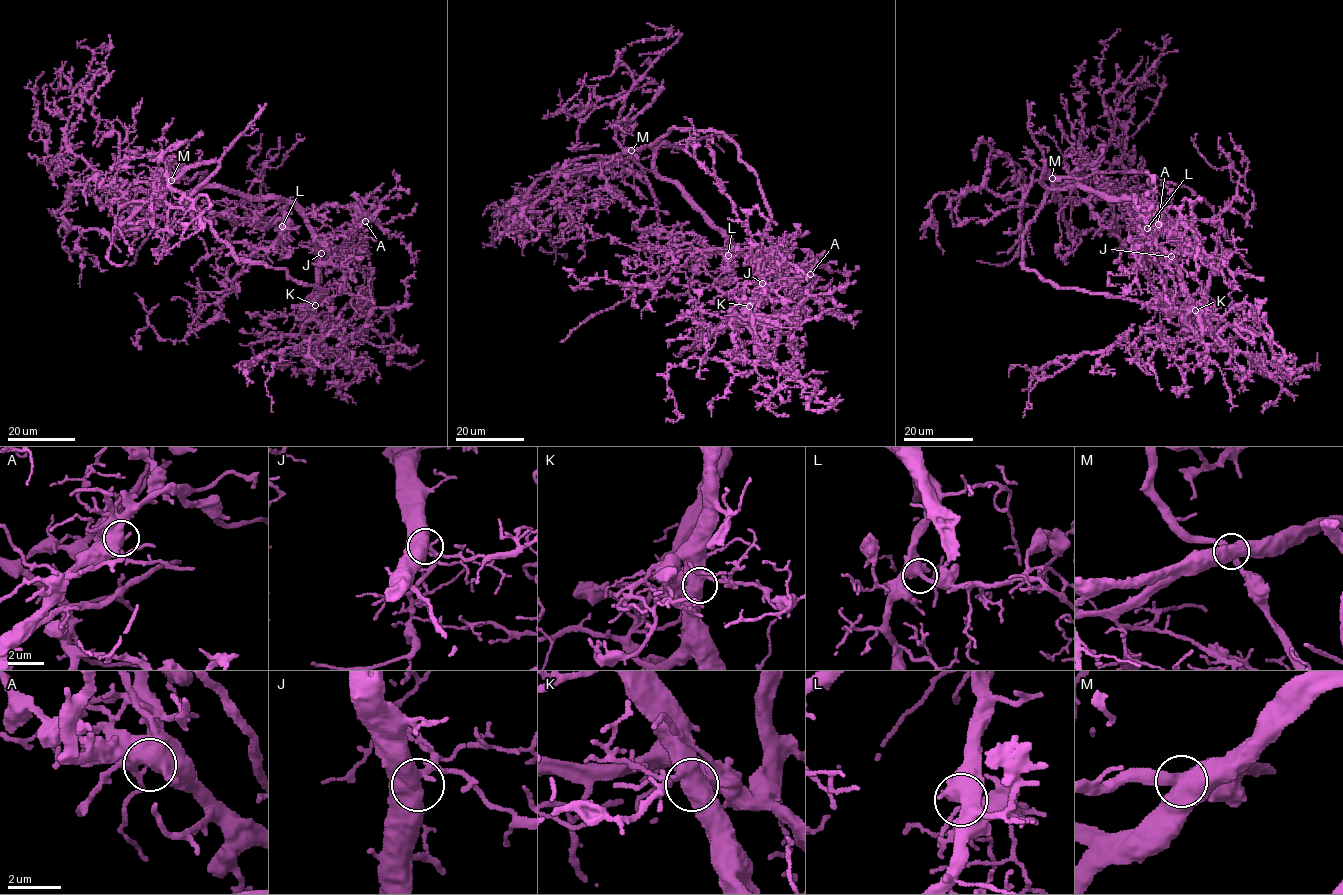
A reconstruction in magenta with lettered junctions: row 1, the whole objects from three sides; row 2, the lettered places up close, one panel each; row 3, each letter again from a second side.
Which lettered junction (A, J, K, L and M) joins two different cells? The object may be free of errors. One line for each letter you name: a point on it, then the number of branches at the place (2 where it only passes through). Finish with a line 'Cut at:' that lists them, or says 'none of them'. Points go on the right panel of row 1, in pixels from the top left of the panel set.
M: at (1052, 178); 4 branches meet
Cut at: M

